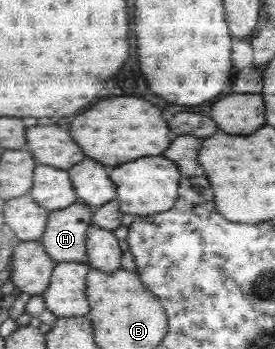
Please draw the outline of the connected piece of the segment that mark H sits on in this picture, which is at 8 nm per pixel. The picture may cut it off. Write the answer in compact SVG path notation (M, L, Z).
M82 202L66 209L53 210L40 241L57 263L88 263L86 242L92 223L93 208Z

